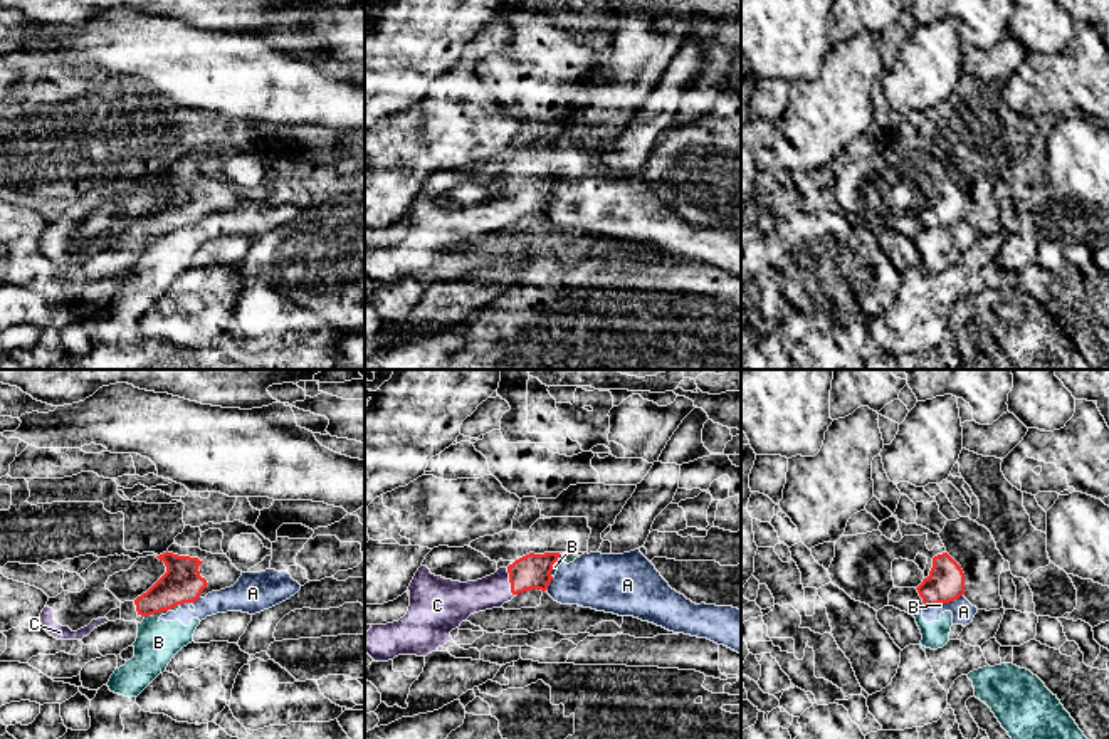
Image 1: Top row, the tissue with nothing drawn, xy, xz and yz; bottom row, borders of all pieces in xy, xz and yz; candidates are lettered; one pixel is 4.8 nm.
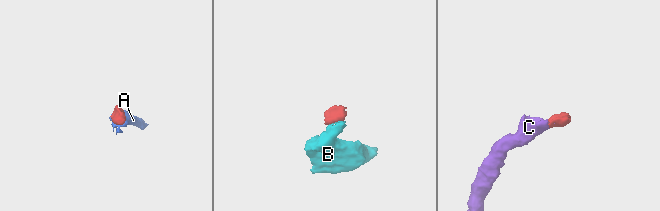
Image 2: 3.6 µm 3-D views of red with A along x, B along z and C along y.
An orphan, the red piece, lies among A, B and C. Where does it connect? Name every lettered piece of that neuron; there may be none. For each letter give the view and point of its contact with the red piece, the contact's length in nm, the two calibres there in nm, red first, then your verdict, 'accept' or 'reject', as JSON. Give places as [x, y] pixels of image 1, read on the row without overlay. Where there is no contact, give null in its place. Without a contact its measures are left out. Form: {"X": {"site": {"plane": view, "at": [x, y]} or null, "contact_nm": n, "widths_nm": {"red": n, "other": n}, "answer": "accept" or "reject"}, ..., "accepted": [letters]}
{"A": {"site": {"plane": "yz", "at": [953, 224]}, "contact_nm": 120, "widths_nm": {"red": 180, "other": 110}, "answer": "reject"}, "B": {"site": {"plane": "xy", "at": [162, 234]}, "contact_nm": 180, "widths_nm": {"red": 190, "other": 200}, "answer": "reject"}, "C": {"site": {"plane": "xz", "at": [509, 205]}, "contact_nm": 140, "widths_nm": {"red": 180, "other": 170}, "answer": "accept"}, "accepted": ["C"]}

